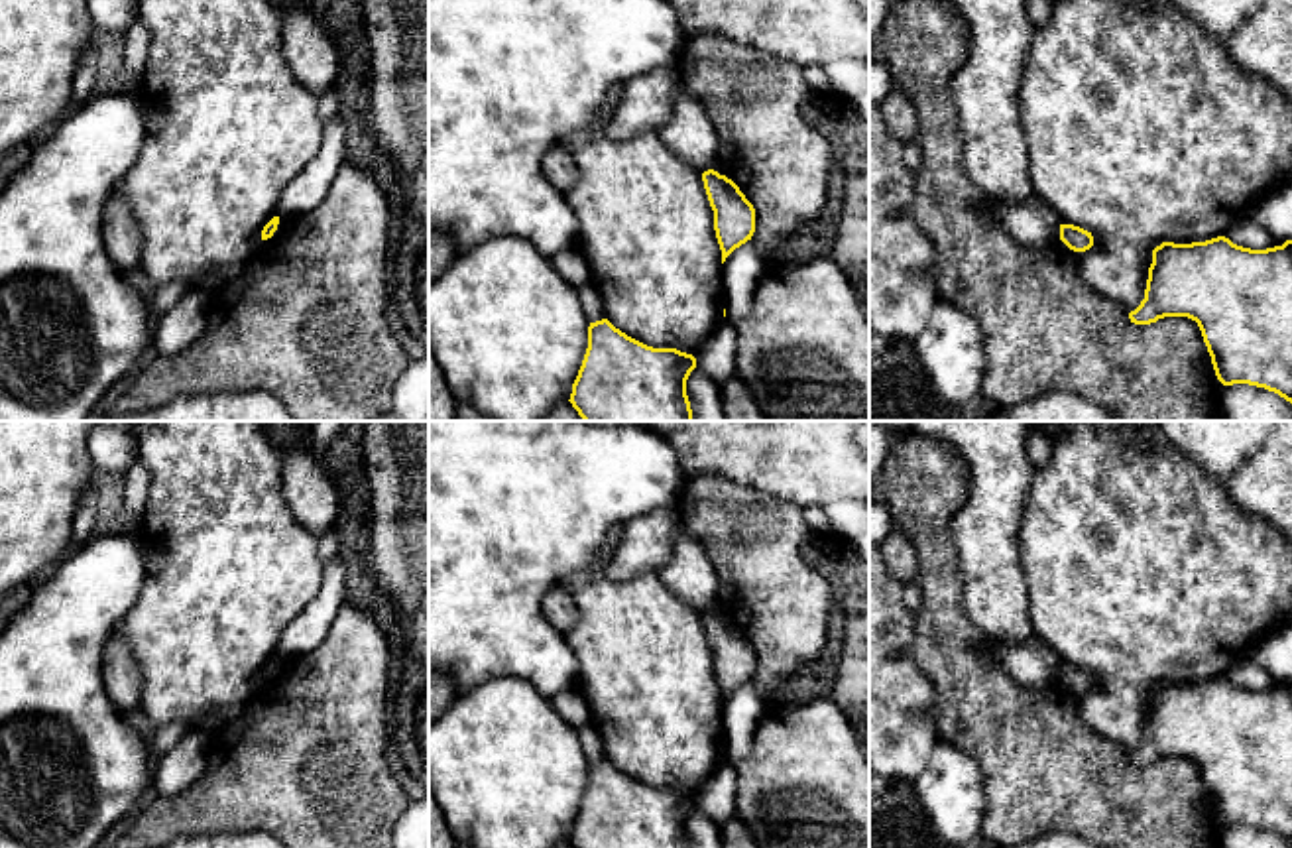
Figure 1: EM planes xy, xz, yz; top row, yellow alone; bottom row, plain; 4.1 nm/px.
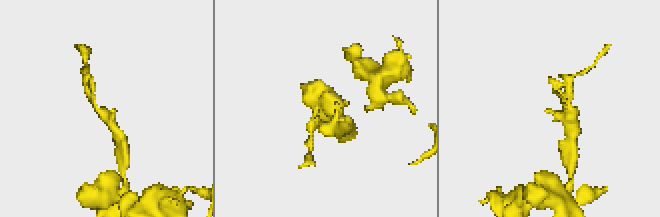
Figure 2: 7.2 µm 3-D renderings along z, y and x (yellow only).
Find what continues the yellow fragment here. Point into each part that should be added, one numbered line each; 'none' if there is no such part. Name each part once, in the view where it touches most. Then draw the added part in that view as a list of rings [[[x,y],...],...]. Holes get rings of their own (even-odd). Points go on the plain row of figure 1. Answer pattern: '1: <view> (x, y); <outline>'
none

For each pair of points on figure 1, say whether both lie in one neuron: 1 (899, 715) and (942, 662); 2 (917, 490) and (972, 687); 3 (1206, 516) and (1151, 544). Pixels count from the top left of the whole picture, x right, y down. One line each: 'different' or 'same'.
1: different
2: same
3: same

